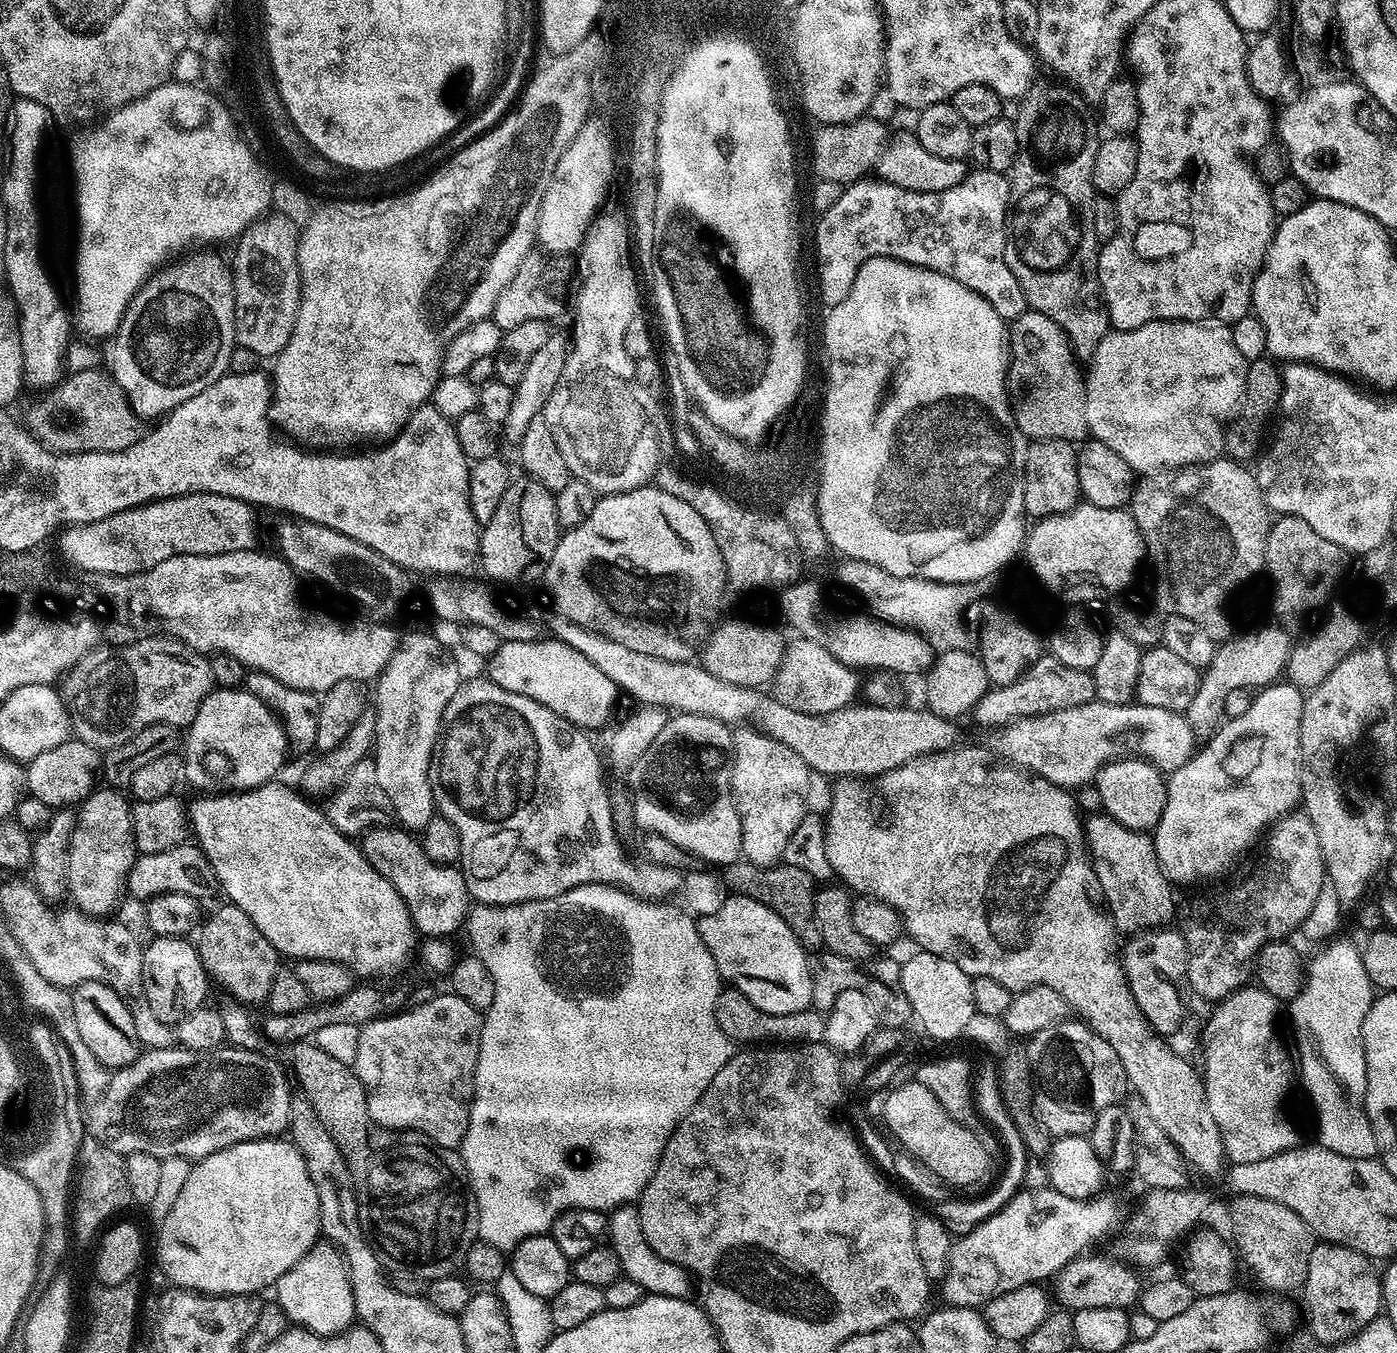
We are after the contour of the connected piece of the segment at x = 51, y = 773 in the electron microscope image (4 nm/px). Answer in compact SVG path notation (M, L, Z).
M68 738L61 745L39 754L26 764L24 783L27 795L39 798L54 810L71 809L73 806L83 805L97 787L98 773L101 768L102 756L97 749L81 740Z

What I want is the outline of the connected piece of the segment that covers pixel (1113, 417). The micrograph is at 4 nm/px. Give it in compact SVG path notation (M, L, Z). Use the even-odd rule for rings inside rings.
M1155 320L1149 324L1138 326L1134 330L1117 332L1109 330L1101 342L1098 343L1096 353L1090 361L1090 369L1086 372L1086 422L1089 433L1095 439L1106 442L1110 450L1115 450L1121 458L1131 466L1136 474L1160 474L1165 470L1177 468L1191 468L1193 464L1208 464L1212 460L1219 460L1225 455L1224 434L1229 423L1232 411L1241 407L1244 399L1244 387L1246 386L1246 374L1249 361L1244 360L1236 340L1232 337L1231 327L1220 322L1197 322L1195 320Z

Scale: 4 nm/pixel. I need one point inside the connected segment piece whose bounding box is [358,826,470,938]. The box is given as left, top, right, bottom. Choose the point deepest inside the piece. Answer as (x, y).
(437, 896)

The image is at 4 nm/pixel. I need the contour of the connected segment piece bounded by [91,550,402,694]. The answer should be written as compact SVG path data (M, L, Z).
M238 550L237 552L223 552L222 554L182 554L174 558L166 558L166 562L158 562L158 566L147 568L145 572L130 574L129 576L111 576L110 574L95 574L91 577L92 584L108 599L108 604L113 608L115 619L134 626L140 634L163 634L171 639L180 640L187 648L192 648L201 654L223 654L238 658L245 669L257 670L278 678L280 682L286 682L286 686L294 686L300 690L323 694L330 690L330 686L338 686L338 682L347 680L359 680L372 682L384 671L384 667L390 662L397 648L401 644L401 637L396 637L396 632L391 628L391 623L377 622L372 618L364 620L339 620L328 612L315 612L312 608L304 605L300 597L300 584L297 573L292 571L291 566L279 554L267 556L261 550Z

